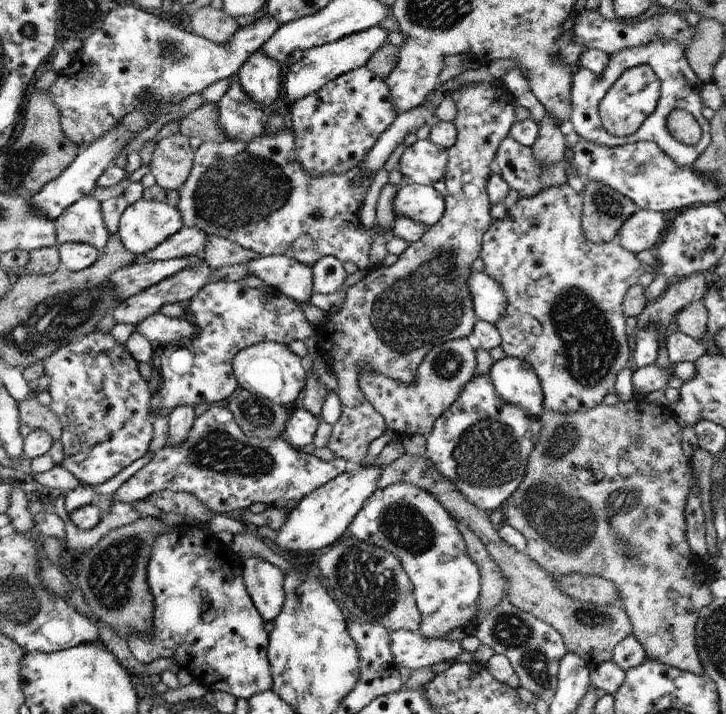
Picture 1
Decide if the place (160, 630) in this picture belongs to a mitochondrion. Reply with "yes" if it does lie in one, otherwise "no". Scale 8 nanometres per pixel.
no

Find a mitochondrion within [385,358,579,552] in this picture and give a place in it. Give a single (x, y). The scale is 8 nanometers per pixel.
(488, 454)

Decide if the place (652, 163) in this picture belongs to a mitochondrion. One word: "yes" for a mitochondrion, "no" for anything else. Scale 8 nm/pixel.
yes

